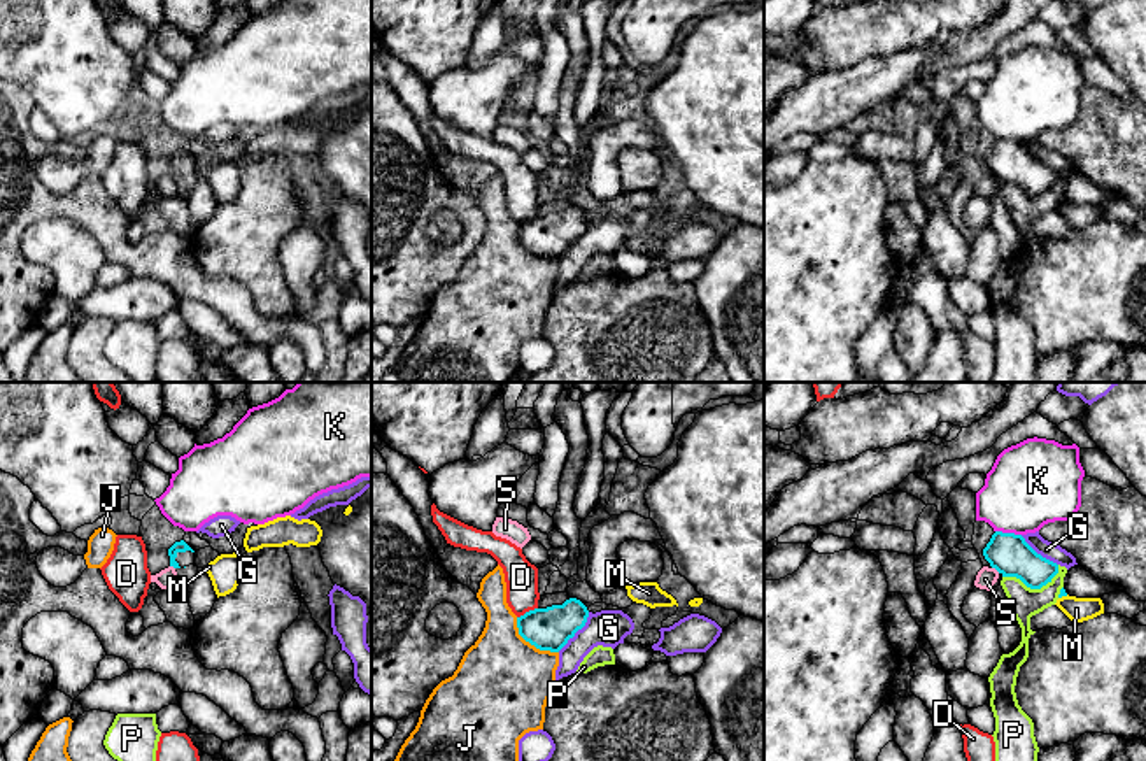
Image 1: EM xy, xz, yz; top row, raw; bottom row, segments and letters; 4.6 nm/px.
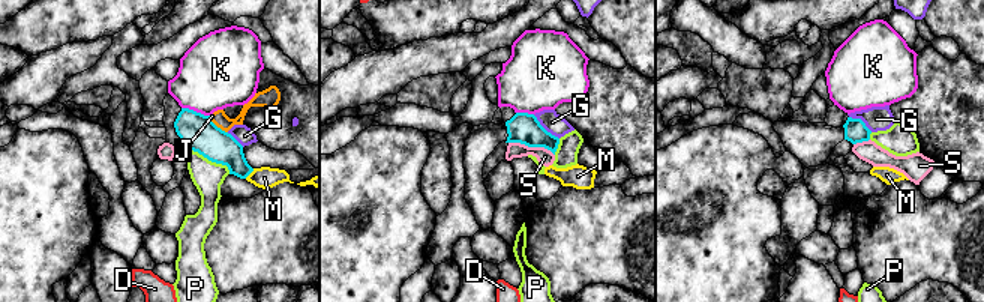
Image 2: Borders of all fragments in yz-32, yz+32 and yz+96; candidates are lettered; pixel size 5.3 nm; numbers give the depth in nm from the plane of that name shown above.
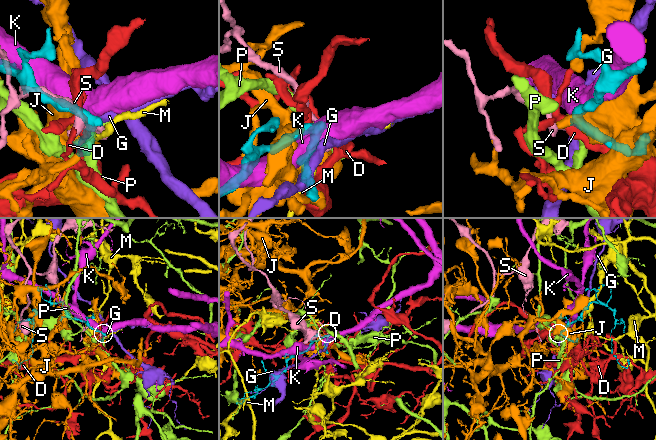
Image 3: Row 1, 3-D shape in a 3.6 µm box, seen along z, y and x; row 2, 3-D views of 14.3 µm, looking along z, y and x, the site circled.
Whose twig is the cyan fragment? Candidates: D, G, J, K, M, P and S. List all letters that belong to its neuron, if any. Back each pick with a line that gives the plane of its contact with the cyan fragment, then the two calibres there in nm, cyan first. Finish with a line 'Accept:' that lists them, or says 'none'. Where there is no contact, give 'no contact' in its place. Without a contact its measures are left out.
Accept: none

